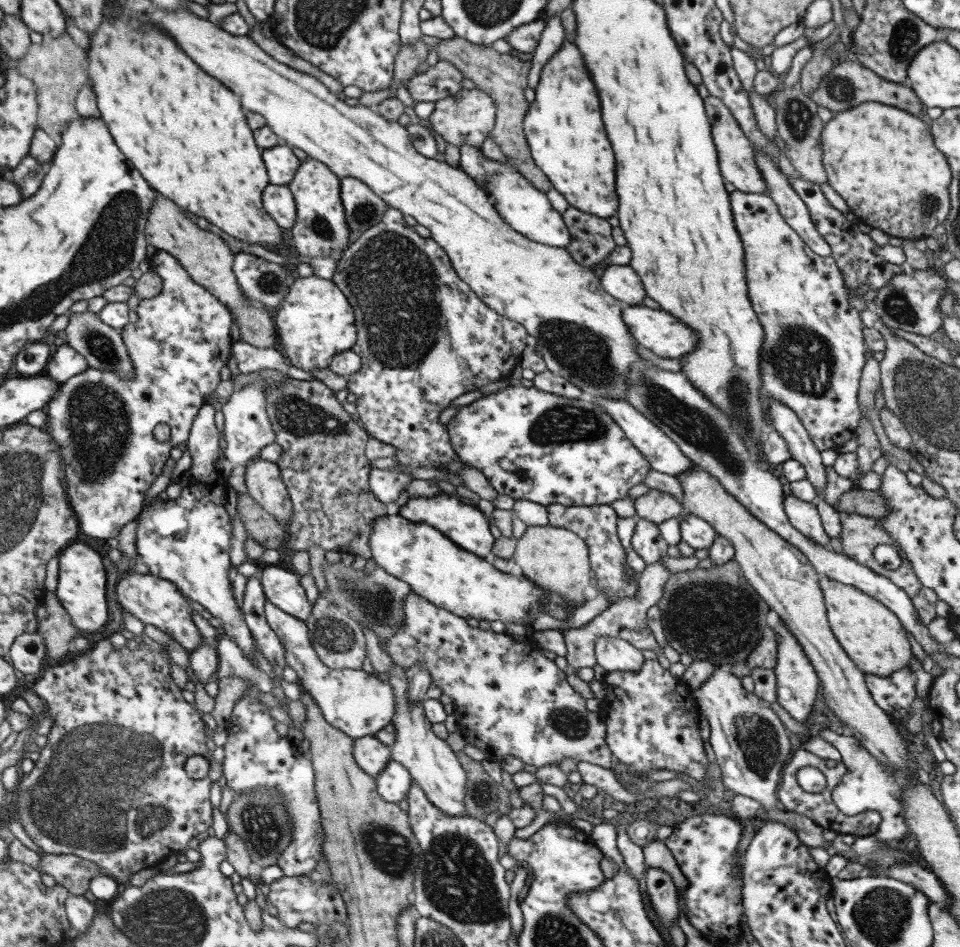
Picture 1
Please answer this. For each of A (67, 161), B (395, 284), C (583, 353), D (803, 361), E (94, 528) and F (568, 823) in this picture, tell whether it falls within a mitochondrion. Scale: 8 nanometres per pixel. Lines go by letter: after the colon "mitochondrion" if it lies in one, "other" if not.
A: other
B: mitochondrion
C: mitochondrion
D: mitochondrion
E: other
F: other

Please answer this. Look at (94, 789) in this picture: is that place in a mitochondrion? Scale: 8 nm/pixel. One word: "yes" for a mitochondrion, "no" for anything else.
yes

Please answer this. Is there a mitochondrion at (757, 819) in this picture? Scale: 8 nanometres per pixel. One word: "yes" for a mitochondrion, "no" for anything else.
no

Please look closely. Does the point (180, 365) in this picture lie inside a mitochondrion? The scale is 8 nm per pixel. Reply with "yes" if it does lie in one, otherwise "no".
no

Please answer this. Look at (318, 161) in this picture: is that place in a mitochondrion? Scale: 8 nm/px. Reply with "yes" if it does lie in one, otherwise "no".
no

